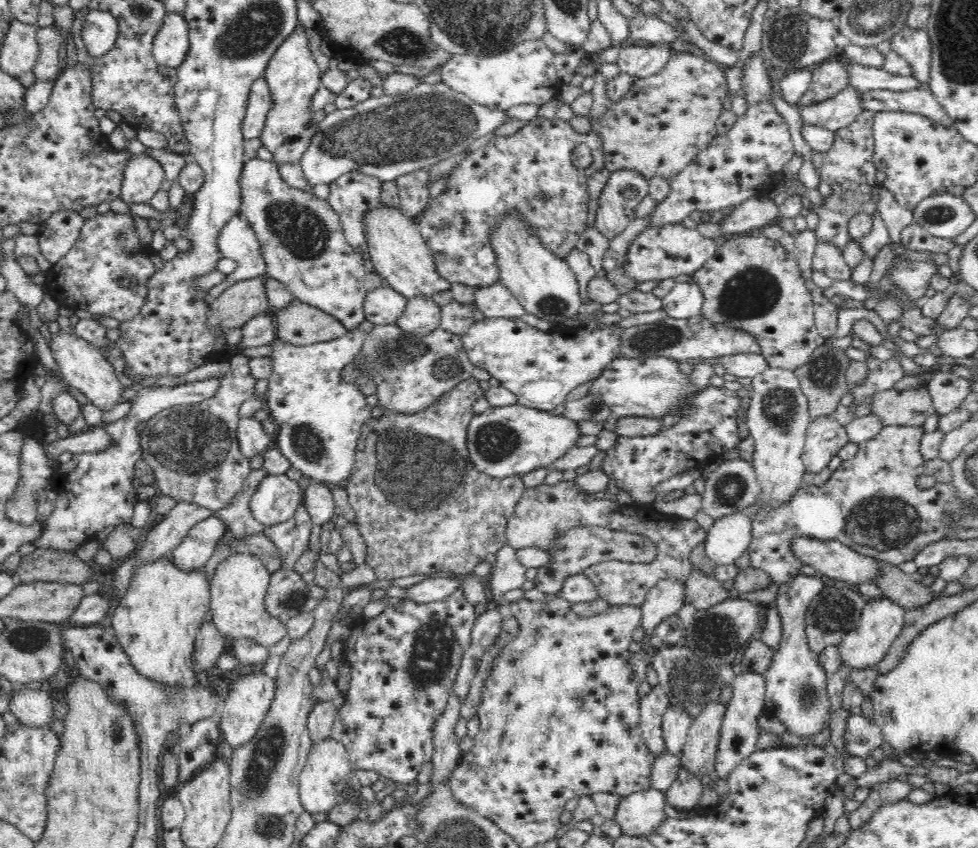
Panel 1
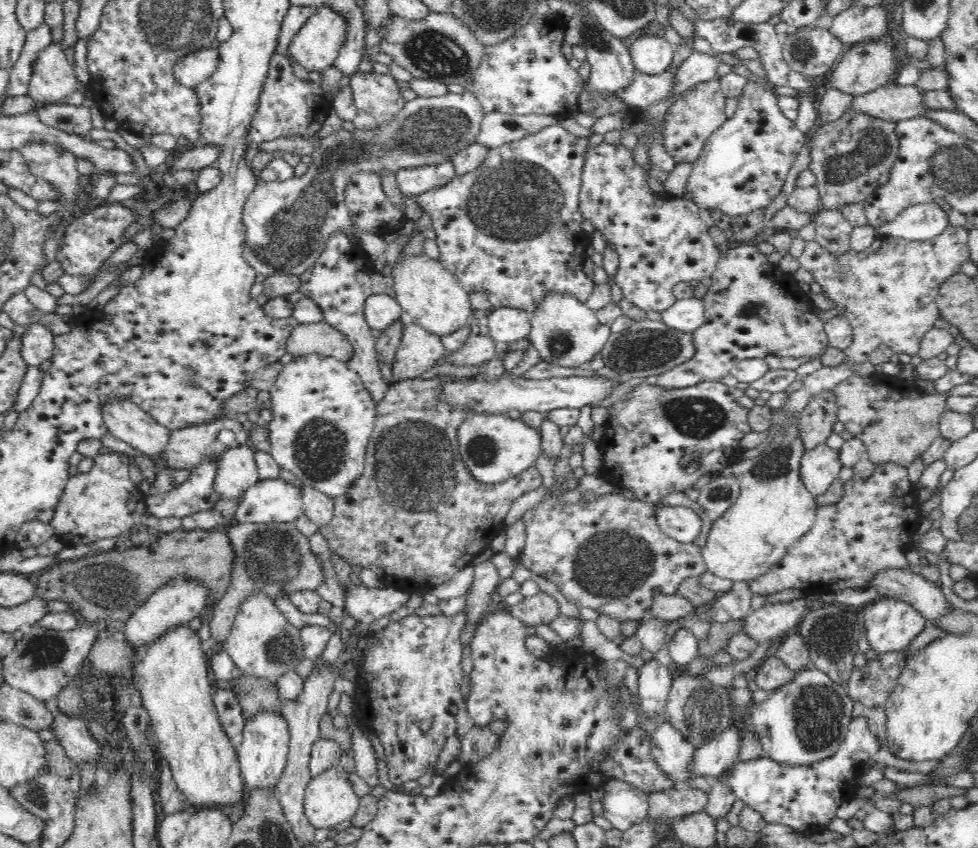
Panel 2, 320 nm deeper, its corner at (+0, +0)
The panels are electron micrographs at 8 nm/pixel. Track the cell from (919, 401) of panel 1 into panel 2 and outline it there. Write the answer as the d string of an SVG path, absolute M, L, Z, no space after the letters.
M878 372L868 376L852 375L839 382L833 393L838 407L837 421L863 442L867 448L866 458L876 466L893 462L906 468L939 436L939 423L948 396L946 393L922 393L920 388L914 387L913 380Z

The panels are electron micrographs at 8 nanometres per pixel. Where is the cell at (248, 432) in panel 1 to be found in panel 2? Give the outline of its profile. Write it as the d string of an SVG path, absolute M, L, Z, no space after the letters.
M245 443L227 450L218 459L215 491L222 500L241 499L248 488L260 481L255 451Z

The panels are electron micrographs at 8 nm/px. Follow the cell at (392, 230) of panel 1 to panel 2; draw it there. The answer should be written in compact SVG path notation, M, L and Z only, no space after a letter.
M426 254L422 256L399 256L398 260L387 273L394 278L394 294L395 300L402 308L401 320L408 319L408 322L426 329L426 331L442 338L453 334L456 330L464 329L469 326L473 319L473 310L469 300L469 293L462 288L459 281L452 275L440 261L436 261L428 257Z

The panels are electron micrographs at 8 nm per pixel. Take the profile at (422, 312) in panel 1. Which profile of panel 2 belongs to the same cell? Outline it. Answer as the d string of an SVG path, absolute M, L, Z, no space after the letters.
M403 320L405 328L401 339L399 350L396 352L392 371L392 381L400 382L400 380L414 380L419 378L424 372L428 372L432 366L436 365L436 361L445 356L445 351L441 342L441 338L418 327L414 323Z

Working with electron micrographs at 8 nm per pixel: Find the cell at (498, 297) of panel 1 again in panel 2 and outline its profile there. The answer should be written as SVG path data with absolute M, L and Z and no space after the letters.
M503 307L493 309L487 317L489 336L496 342L514 344L531 334L532 315L528 312Z

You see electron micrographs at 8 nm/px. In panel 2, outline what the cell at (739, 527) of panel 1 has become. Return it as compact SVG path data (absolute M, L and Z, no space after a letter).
M784 406L773 410L770 430L774 431L774 438L762 453L756 457L750 456L742 462L720 471L720 475L734 475L740 481L741 491L737 501L720 517L713 521L709 530L706 544L703 546L703 560L707 571L727 578L732 582L750 582L758 576L766 574L770 566L778 565L791 550L792 546L814 526L816 520L816 497L812 496L801 477L801 458L805 452L802 439L799 437L800 420L794 413L784 411Z

